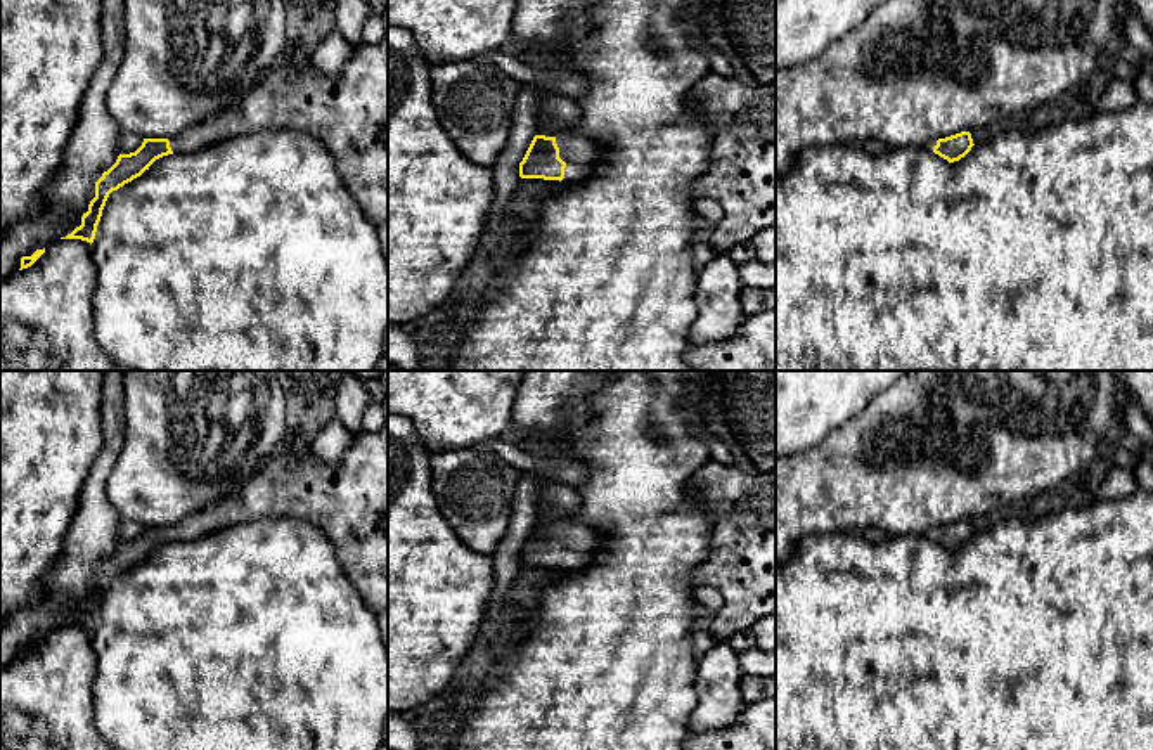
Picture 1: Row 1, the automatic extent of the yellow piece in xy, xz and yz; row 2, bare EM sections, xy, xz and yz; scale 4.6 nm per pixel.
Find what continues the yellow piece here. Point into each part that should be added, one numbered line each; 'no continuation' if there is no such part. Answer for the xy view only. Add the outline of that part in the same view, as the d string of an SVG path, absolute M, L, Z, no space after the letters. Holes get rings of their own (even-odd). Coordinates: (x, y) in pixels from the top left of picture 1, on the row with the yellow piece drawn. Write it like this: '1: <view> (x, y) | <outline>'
1: xy (348, 111) | M388 35L377 43L362 42L334 74L306 64L275 64L241 100L170 139L173 154L258 130L294 128L327 145L345 187L357 199L365 220L388 223Z

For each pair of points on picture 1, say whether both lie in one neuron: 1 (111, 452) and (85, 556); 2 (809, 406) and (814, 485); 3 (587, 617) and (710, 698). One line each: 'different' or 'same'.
1: same
2: different
3: different

